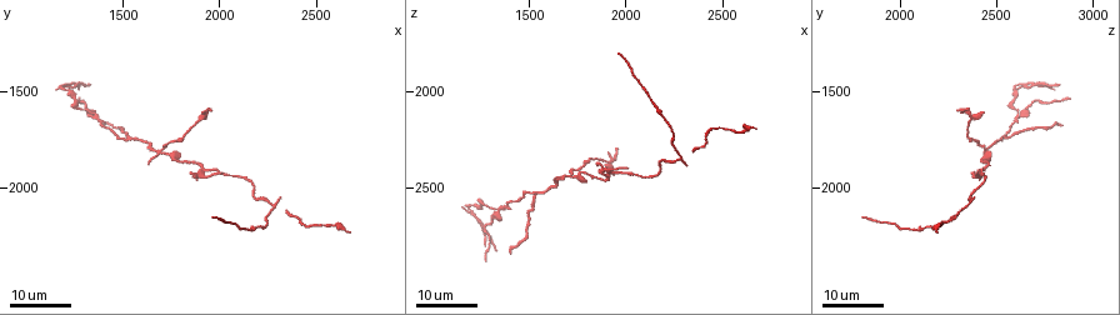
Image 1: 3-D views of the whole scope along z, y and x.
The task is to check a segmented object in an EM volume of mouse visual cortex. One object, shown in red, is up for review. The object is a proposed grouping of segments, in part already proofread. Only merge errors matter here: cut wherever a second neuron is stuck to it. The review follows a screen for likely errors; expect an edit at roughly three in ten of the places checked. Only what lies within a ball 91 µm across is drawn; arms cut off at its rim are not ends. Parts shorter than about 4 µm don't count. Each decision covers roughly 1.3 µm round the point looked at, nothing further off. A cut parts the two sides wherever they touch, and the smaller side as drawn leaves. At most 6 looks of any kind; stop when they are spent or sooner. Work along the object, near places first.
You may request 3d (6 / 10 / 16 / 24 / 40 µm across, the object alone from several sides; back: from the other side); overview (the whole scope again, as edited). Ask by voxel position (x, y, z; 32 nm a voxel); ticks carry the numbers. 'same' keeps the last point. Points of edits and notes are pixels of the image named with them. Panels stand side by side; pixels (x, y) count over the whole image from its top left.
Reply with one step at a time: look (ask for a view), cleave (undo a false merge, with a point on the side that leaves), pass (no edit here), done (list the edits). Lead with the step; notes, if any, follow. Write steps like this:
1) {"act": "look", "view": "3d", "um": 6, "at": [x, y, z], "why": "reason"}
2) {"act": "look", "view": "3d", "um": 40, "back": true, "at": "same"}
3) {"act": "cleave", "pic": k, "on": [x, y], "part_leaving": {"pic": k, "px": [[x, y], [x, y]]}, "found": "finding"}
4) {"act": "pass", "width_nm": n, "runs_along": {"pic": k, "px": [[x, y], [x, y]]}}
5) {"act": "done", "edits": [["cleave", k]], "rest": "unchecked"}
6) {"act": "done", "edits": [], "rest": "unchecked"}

{"act": "look", "view": "3d", "um": 16, "at": [2290, 2090, 2340], "why": "three arms meet"}

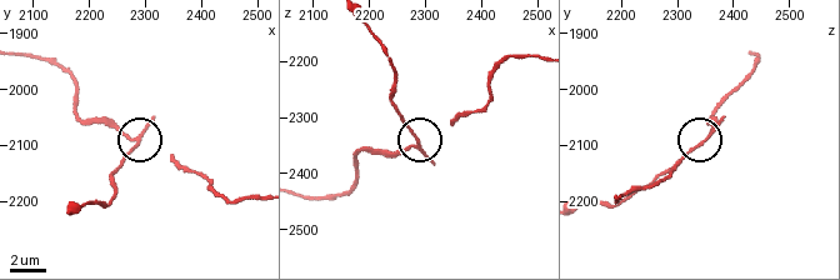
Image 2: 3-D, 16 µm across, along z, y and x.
{"act": "look", "view": "3d", "um": 6, "at": [2285, 2100, 2335]}

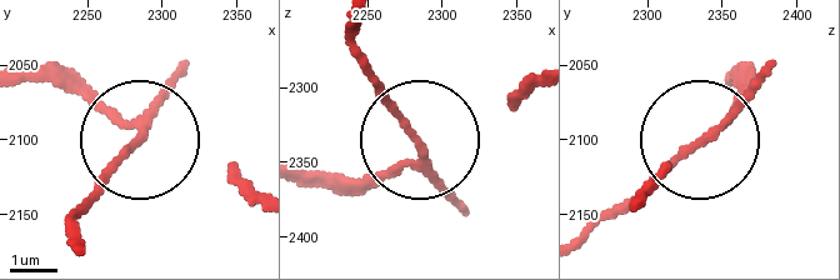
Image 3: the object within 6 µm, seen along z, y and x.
{"act": "cleave", "pic": 3, "on": [174, 74], "width_nm": 130, "part_leaving": {"pic": 3, "px": [[146, 125], [79, 204], [75, 233]]}, "found": "a second neuron is stuck on"}

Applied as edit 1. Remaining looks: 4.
{"act": "look", "view": "overview"}

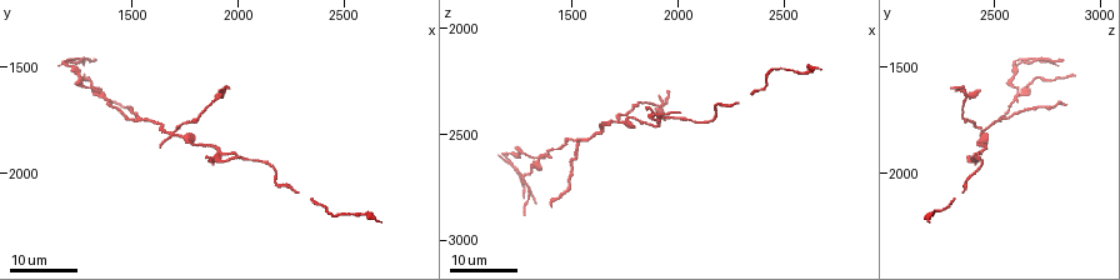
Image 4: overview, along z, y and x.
{"act": "look", "view": "3d", "um": 24, "at": [1910, 1930, 2420], "why": "four or more arms meet"}

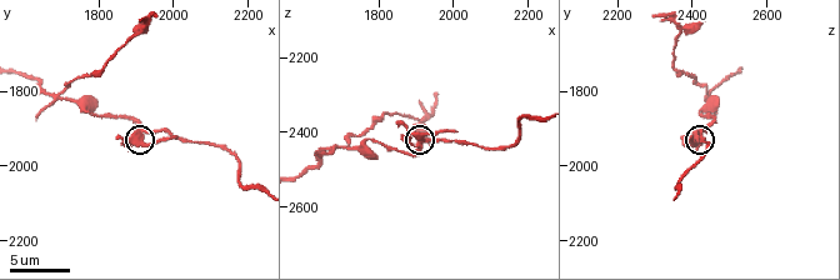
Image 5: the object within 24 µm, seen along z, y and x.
{"act": "look", "view": "3d", "um": 6, "at": [1920, 1930, 2420], "why": "closer look"}

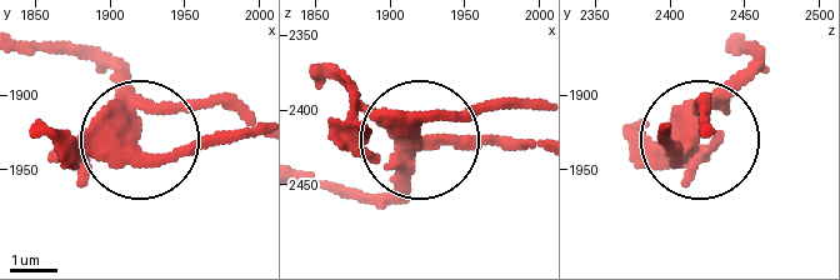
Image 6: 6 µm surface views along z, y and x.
{"act": "cleave", "pic": 6, "on": [80, 154], "width_nm": 380, "part_leaving": {"pic": 6, "px": [[119, 108], [166, 151], [250, 135]]}, "found": "two neurons meet here"}

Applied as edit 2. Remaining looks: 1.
{"act": "done", "edits": [["cleave", 3], ["cleave", 6]], "rest": "unchecked"}

